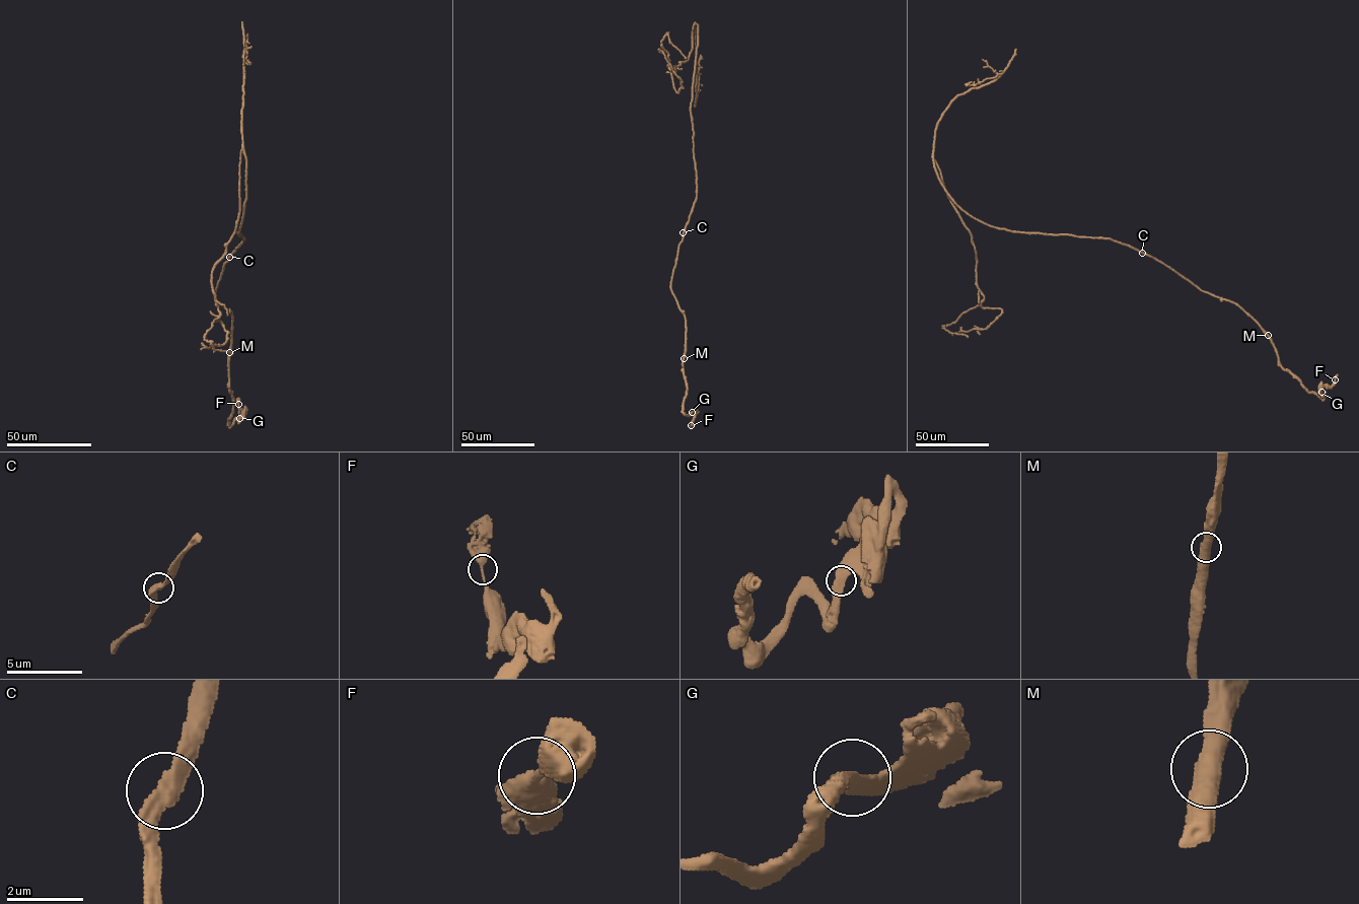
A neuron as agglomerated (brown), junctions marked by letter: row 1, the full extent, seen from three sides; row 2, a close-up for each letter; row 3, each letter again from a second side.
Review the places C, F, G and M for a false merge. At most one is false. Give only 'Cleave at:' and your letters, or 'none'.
Cleave at: none

